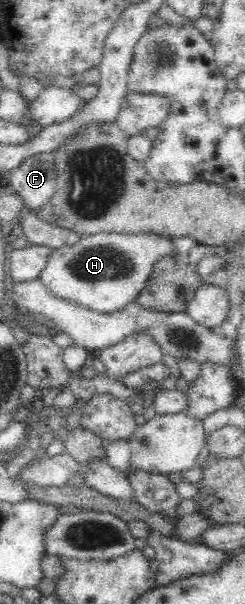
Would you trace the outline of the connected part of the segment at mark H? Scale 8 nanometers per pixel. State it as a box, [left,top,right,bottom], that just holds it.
[39,233,174,314]

